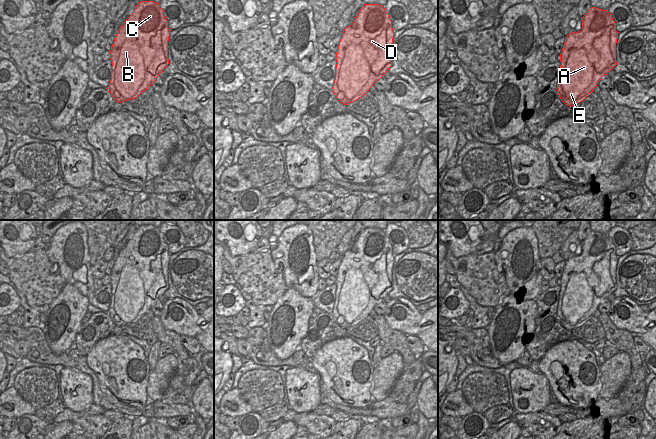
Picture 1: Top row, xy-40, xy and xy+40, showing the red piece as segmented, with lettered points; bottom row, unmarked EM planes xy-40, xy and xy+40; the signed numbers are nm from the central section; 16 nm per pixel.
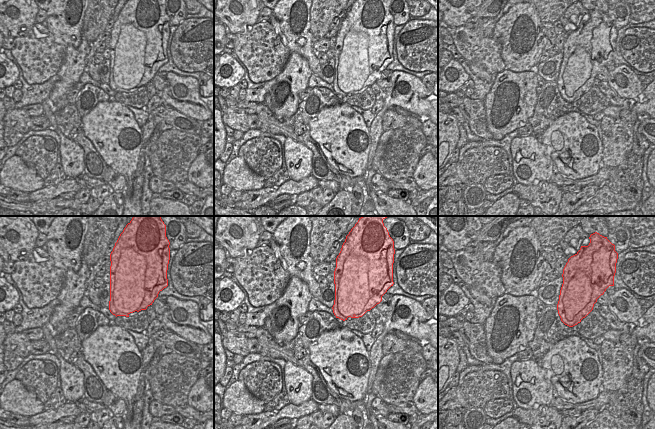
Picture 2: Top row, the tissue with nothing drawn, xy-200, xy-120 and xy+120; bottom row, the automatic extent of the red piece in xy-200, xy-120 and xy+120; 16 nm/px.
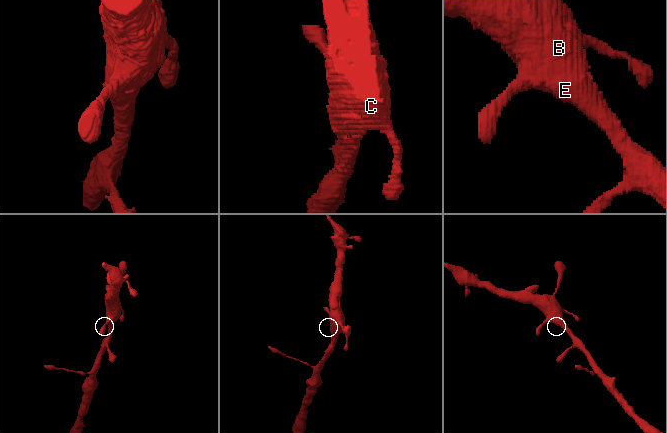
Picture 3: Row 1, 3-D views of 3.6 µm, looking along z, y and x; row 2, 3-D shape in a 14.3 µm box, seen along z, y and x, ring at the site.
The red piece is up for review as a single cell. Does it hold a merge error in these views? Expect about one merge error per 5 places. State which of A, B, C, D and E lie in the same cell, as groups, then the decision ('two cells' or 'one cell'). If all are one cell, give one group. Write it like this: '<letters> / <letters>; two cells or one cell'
A B C D E; one cell

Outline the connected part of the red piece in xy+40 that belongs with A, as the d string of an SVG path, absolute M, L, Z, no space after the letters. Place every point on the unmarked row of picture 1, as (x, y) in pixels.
M591 231L581 241L582 253L569 257L560 278L560 293L557 312L555 313L561 325L572 331L582 326L604 299L607 299L616 289L616 267L618 257L616 247L607 234Z

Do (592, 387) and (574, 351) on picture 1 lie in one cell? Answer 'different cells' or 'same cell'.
same cell

